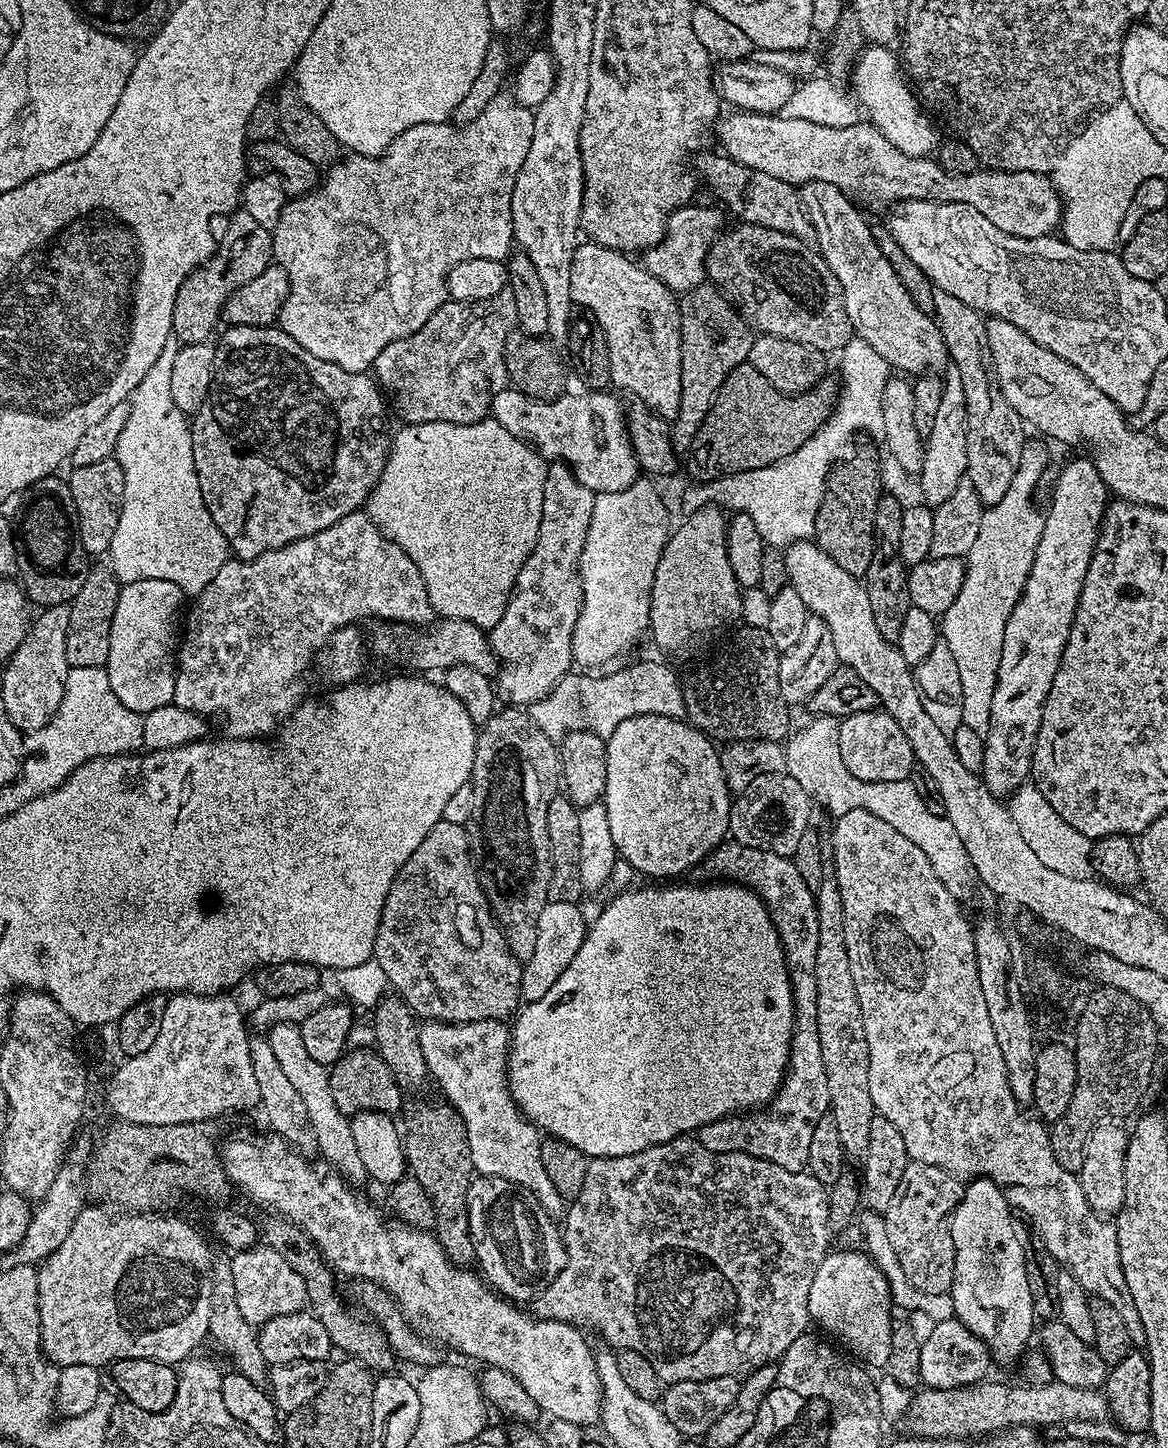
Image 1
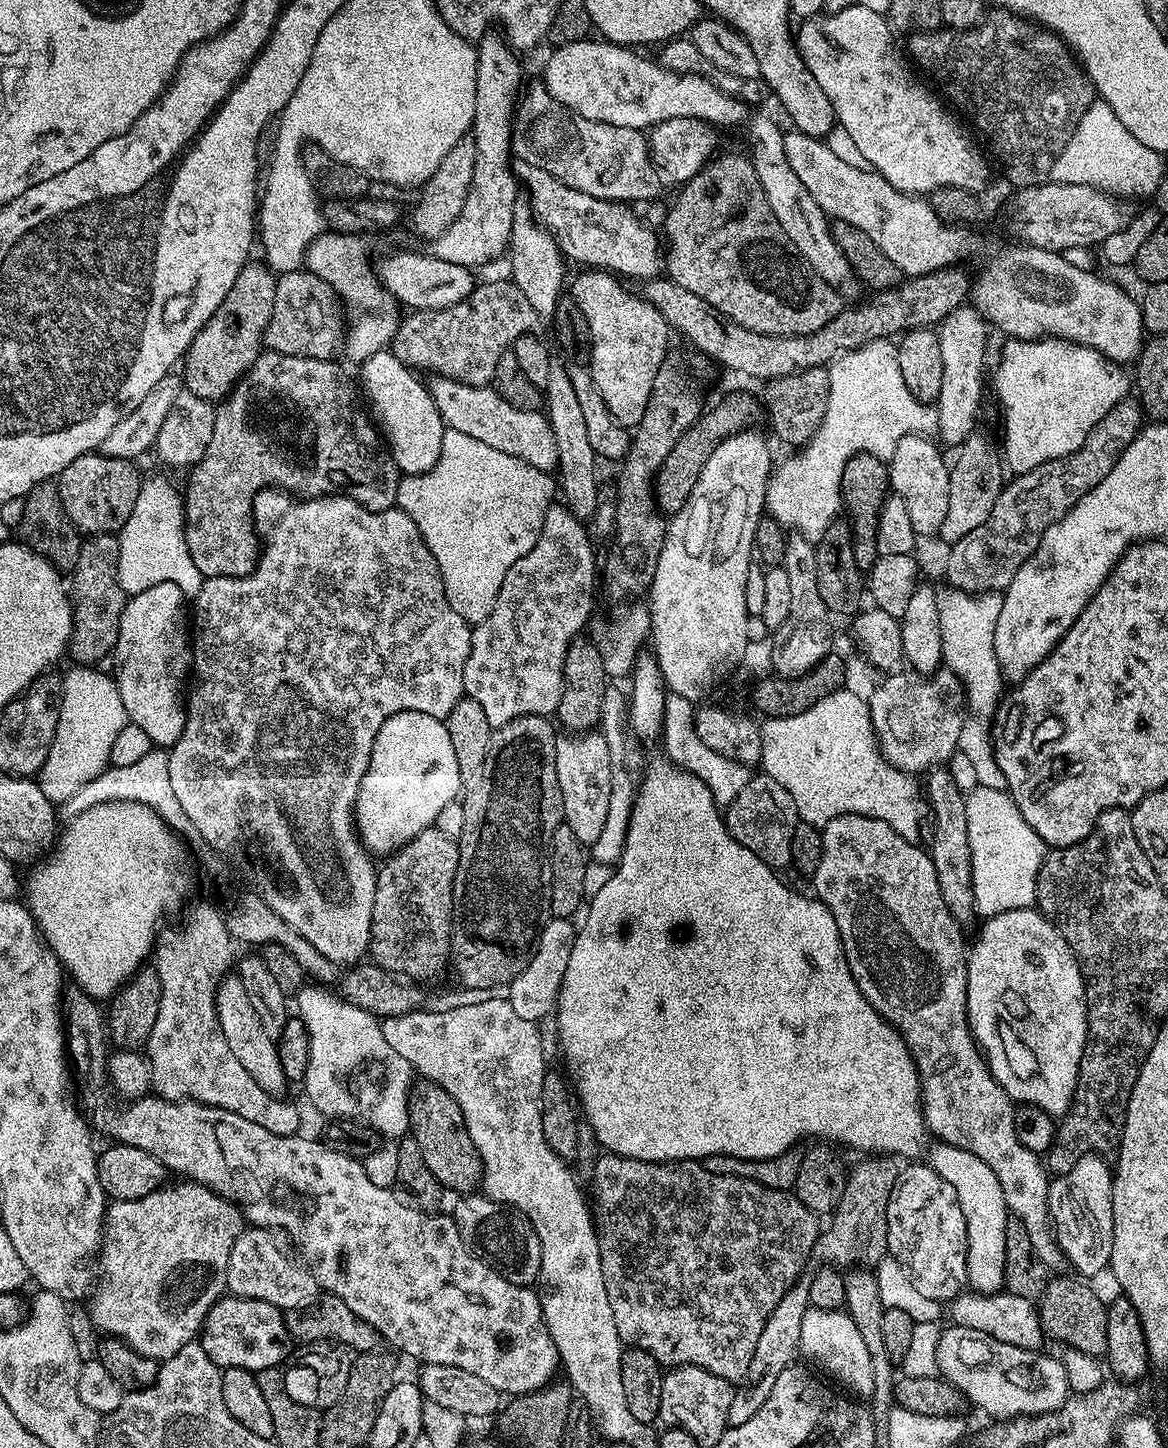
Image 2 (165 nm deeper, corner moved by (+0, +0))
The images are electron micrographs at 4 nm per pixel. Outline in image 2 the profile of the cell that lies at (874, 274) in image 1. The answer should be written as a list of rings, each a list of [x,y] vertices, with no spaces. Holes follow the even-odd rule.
[[[753,115],[747,121],[748,144],[752,147],[750,159],[758,174],[758,182],[762,182],[762,190],[766,194],[766,202],[770,202],[770,210],[774,210],[774,218],[778,218],[778,226],[786,230],[786,238],[794,242],[794,246],[806,258],[806,262],[828,284],[841,286],[853,275],[852,267],[846,262],[842,250],[832,237],[832,226],[829,217],[814,202],[810,190],[802,186],[802,181],[794,170],[790,170],[790,162],[786,162],[784,153],[784,132],[768,116]]]

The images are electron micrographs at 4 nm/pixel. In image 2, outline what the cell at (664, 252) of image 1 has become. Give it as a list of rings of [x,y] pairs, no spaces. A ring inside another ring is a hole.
[[[517,161],[514,166],[514,171],[517,177],[526,183],[528,183],[528,188],[532,191],[532,196],[530,195],[530,203],[532,206],[532,211],[537,220],[540,221],[541,224],[544,225],[545,228],[548,229],[549,232],[552,233],[553,236],[556,237],[557,244],[560,245],[561,252],[564,253],[565,257],[569,261],[572,260],[576,264],[584,264],[580,266],[587,266],[589,269],[592,270],[607,270],[621,278],[629,278],[628,276],[633,276],[637,282],[643,282],[645,280],[654,280],[657,279],[661,275],[662,269],[665,267],[666,260],[665,257],[662,255],[662,240],[659,235],[658,237],[655,236],[654,233],[651,232],[650,229],[647,228],[646,225],[643,224],[642,221],[639,220],[638,217],[635,216],[634,213],[631,212],[629,205],[624,202],[613,202],[610,200],[599,200],[598,198],[594,198],[590,194],[582,194],[582,190],[574,190],[570,186],[566,186],[562,182],[558,182],[558,178],[554,178],[550,174],[546,174],[546,170],[543,170],[541,167],[530,166],[528,163],[524,161]]]

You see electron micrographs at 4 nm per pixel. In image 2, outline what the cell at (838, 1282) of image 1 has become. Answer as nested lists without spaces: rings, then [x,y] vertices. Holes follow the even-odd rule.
[[[809,1307],[802,1318],[799,1335],[801,1351],[818,1362],[830,1375],[852,1388],[856,1393],[871,1397],[874,1391],[872,1362],[862,1333],[850,1314],[839,1309]]]

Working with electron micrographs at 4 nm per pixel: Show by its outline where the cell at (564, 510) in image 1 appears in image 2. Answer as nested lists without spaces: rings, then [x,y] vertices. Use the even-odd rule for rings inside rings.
[[[563,503],[549,504],[542,522],[542,530],[535,533],[527,551],[516,556],[514,566],[510,566],[510,570],[506,570],[506,578],[502,578],[502,586],[498,590],[498,598],[494,602],[494,610],[483,622],[472,629],[470,658],[466,658],[466,670],[464,671],[464,696],[478,702],[478,706],[482,706],[482,711],[486,714],[486,722],[490,722],[493,729],[501,728],[506,722],[519,716],[551,717],[555,713],[558,702],[562,702],[566,650],[573,638],[581,635],[587,629],[584,627],[587,626],[588,619],[592,616],[592,599],[596,596],[596,552],[592,549],[592,544],[588,541],[588,532],[584,528],[587,528],[585,521],[579,520]]]

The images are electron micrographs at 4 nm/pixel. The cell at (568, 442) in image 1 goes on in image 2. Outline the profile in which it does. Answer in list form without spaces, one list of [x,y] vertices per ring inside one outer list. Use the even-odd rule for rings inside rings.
[[[459,384],[456,396],[438,408],[438,414],[444,419],[448,428],[454,428],[462,434],[470,434],[478,438],[478,442],[486,442],[486,446],[494,446],[494,450],[502,450],[502,454],[510,454],[538,470],[552,474],[560,463],[558,446],[554,438],[552,423],[543,411],[531,412],[518,410],[518,406],[510,406],[498,393],[495,387],[483,384]]]

